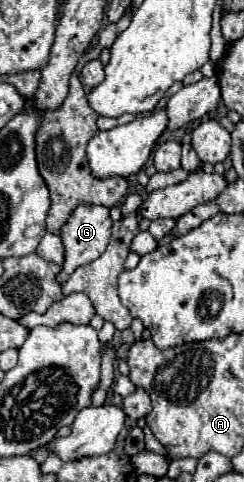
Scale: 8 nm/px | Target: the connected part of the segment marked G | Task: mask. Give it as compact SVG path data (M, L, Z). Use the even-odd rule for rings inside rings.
M79 204L71 218L61 226L59 230L59 238L65 246L65 262L63 262L63 272L61 272L61 284L83 264L91 264L93 260L97 260L107 244L109 244L109 238L111 238L111 216L109 216L109 208L105 206L95 206L95 204Z

